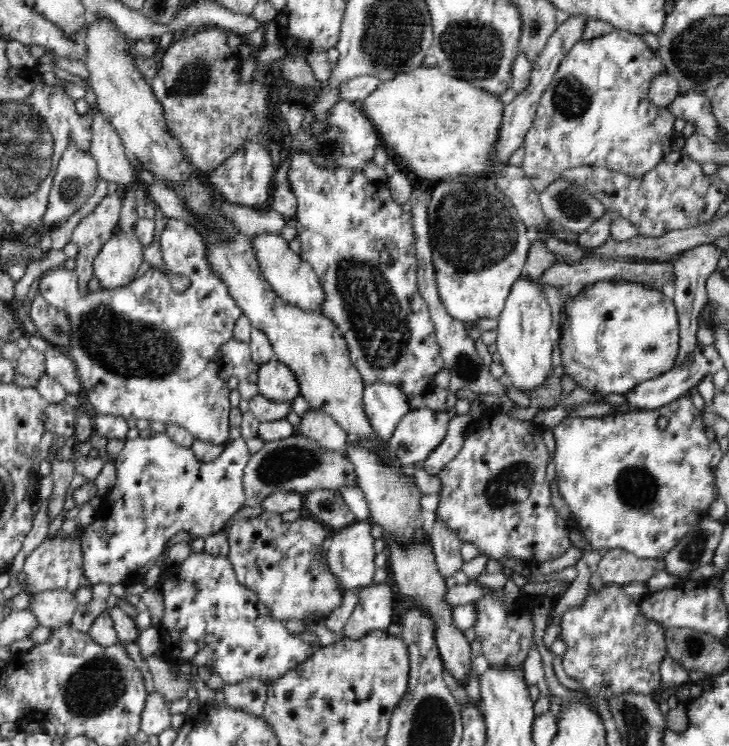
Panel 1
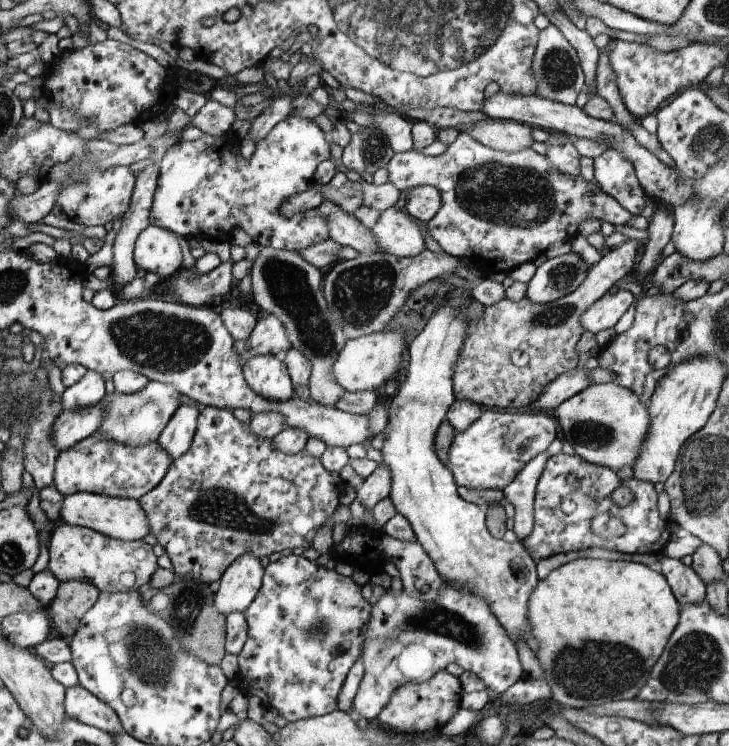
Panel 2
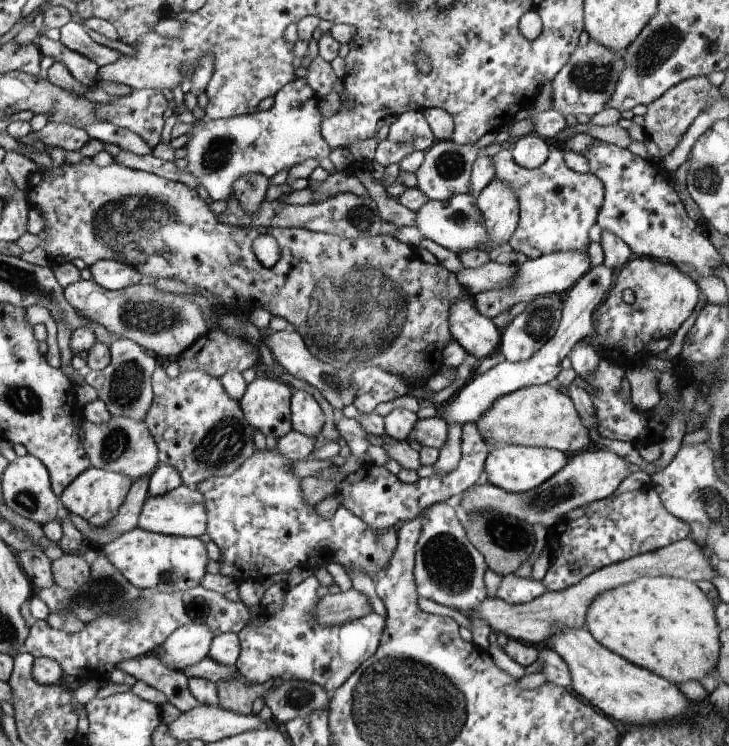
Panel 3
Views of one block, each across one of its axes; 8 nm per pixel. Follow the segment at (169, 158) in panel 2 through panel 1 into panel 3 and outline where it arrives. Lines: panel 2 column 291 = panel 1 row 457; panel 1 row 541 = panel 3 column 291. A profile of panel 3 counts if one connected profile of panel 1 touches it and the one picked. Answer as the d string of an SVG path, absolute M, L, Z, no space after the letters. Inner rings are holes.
M295 77L274 96L274 104L267 111L240 115L227 119L198 120L185 144L186 171L200 180L201 189L212 200L232 198L233 185L238 178L248 174L264 174L270 179L282 170L290 170L308 158L318 161L326 158L331 146L320 136L322 116L318 110L318 98L314 90L302 82L304 77Z

